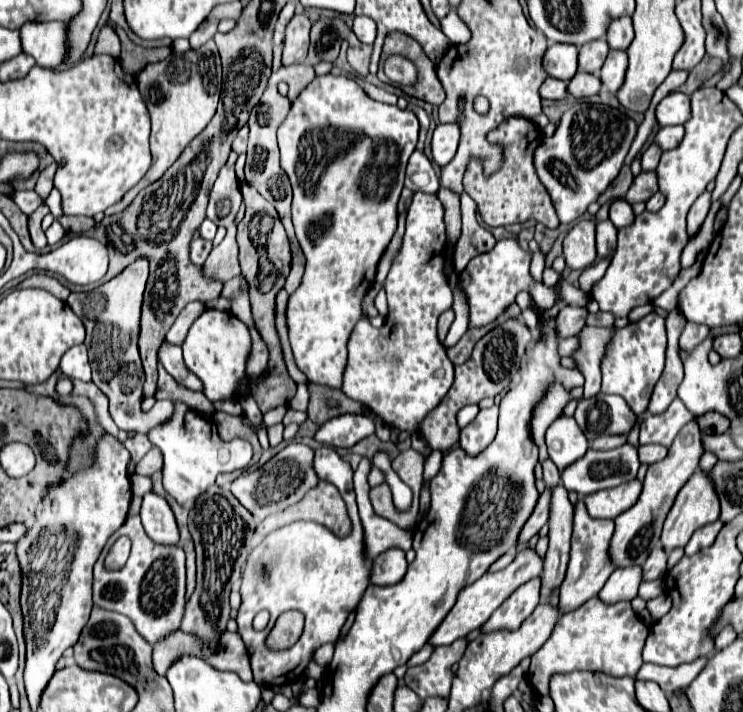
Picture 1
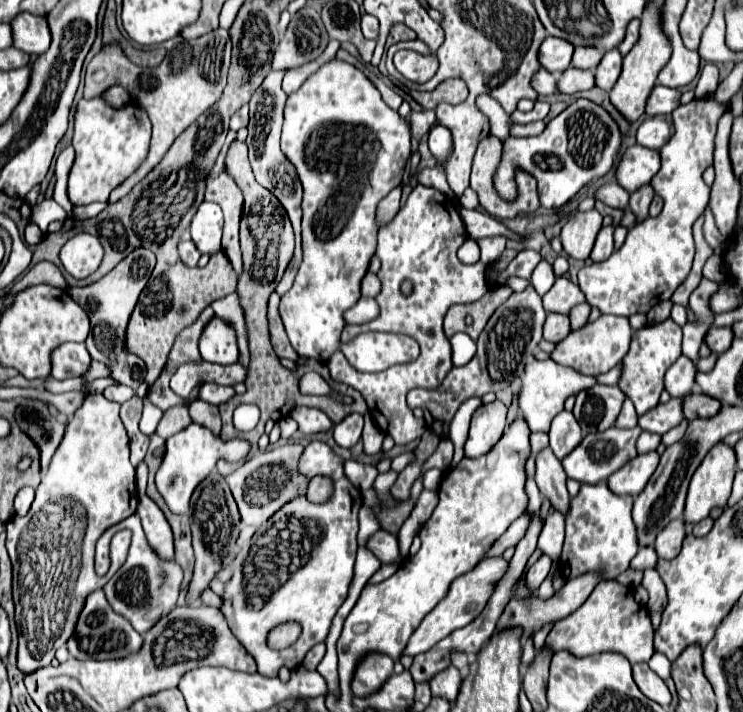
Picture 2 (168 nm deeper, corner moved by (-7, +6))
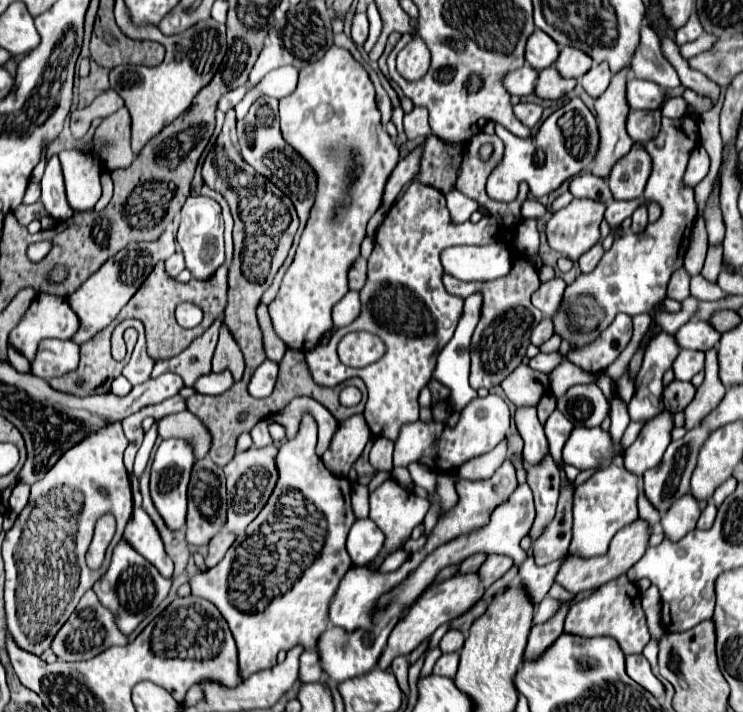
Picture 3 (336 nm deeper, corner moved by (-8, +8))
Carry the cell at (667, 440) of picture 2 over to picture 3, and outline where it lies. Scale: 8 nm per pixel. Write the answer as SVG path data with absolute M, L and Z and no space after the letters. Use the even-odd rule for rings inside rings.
M708 349L706 351L706 367L704 367L704 383L696 389L694 399L690 401L690 405L686 407L686 429L692 429L694 425L698 425L714 407L718 407L718 403L722 401L726 387L722 385L720 377L718 377L718 351Z

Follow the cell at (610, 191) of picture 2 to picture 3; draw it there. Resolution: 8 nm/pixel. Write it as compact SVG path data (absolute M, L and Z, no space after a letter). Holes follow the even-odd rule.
M580 173L574 175L568 181L568 191L574 197L590 197L590 199L600 199L600 201L610 201L610 189L608 183L600 177L594 177L590 173Z

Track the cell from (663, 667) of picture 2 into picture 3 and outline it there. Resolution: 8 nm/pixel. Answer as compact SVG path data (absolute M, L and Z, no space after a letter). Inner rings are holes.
M650 639L648 641L648 645L644 647L644 657L650 661L652 671L658 673L658 663L656 663L656 657L658 657L658 641L656 639Z

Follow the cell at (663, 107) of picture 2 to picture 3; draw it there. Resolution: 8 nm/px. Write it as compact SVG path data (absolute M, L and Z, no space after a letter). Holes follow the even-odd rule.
M630 77L626 81L626 101L630 109L658 109L662 103L664 91L650 81Z

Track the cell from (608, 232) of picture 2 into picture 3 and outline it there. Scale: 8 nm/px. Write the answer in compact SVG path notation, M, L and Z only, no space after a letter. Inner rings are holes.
M596 243L592 249L588 249L580 259L578 259L578 267L580 267L580 271L582 273L590 273L596 265L598 265L598 261L602 259L602 245L600 243Z

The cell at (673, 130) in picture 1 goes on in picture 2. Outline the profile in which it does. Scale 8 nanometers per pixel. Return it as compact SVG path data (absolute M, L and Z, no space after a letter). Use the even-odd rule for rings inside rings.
M647 117L637 131L637 143L651 149L661 149L673 137L673 131L673 121L669 117Z

